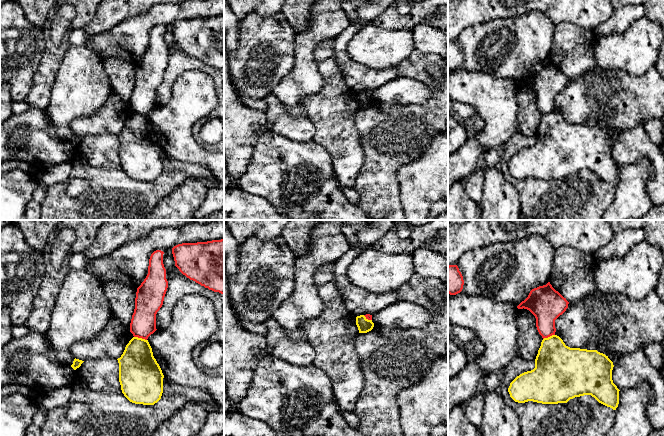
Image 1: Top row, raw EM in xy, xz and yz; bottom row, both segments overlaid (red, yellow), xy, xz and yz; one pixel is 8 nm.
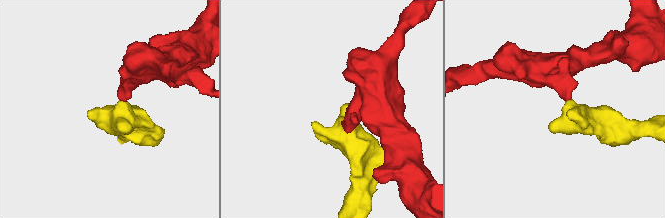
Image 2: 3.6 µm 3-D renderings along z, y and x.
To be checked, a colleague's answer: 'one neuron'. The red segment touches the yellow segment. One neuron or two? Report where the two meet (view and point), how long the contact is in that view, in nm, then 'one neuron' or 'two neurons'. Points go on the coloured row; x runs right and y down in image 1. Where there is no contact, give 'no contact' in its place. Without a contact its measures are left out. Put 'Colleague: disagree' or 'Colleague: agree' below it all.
xy (140, 337) | 110 nm | two neurons
Colleague: disagree

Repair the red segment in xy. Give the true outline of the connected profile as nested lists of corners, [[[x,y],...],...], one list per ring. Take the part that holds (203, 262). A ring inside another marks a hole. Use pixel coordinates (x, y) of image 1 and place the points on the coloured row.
[[[224,239],[182,243],[172,248],[175,266],[190,280],[224,295]]]

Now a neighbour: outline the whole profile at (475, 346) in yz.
[[[477,338],[462,345],[466,352],[470,352],[474,358],[479,357],[485,350],[485,345]]]

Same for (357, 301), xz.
[[[371,220],[371,222],[366,224],[364,228],[356,230],[356,242],[350,246],[347,252],[345,252],[338,260],[334,262],[335,281],[339,293],[343,299],[346,310],[356,317],[366,314],[373,315],[399,300],[398,291],[391,291],[384,294],[374,294],[354,285],[349,280],[347,275],[348,267],[352,264],[355,257],[359,254],[358,246],[373,246],[391,230],[392,223],[394,221],[395,220]]]

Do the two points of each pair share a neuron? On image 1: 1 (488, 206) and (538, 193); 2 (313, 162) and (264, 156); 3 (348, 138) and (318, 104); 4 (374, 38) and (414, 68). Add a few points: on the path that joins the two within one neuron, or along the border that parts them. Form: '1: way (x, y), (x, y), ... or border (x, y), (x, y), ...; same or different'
1: border (506, 178), (517, 191), (521, 209); different
2: way (301, 162), (279, 163), (276, 160); same
3: way (340, 130), (326, 112); same
4: border (414, 48), (396, 66); different

